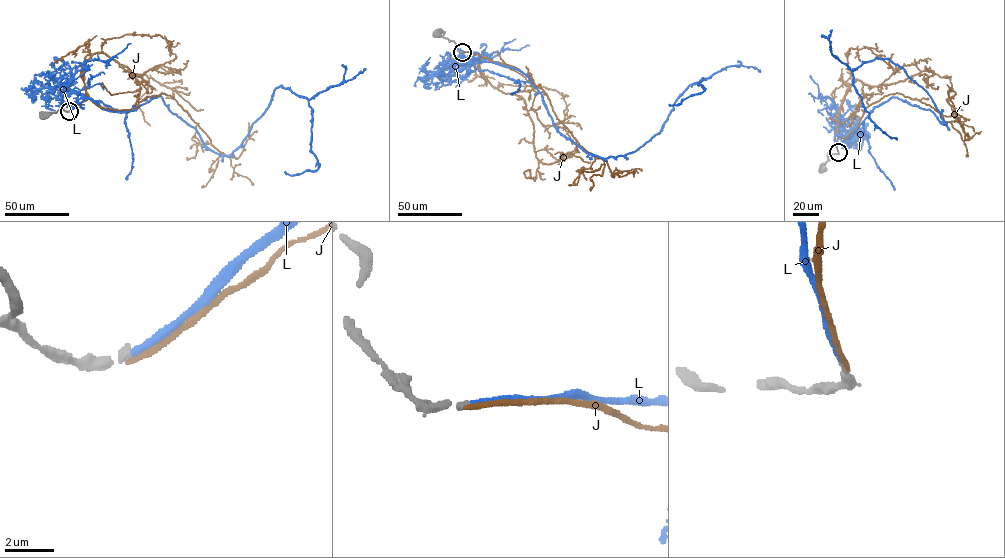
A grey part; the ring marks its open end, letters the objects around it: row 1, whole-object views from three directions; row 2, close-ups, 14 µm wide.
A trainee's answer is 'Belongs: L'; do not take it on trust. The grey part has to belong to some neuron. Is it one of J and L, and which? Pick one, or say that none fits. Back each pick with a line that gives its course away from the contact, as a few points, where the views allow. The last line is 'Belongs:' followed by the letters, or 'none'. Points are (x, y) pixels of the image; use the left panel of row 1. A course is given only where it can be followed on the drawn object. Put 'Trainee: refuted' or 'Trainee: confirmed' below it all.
L: Its course: (69, 111), (84, 94), (123, 112), (161, 96), (227, 156), (281, 85), (308, 100), (319, 166), (284, 171)
Belongs: L
Trainee: confirmed

